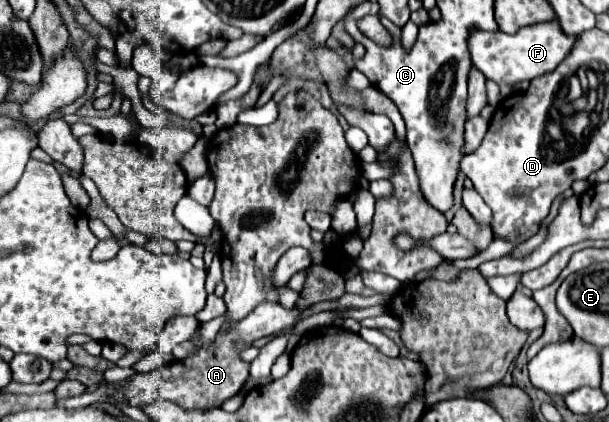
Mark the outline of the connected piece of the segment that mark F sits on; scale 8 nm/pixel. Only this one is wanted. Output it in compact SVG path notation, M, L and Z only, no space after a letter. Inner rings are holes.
M558 19L548 23L536 23L532 27L522 27L514 35L502 31L480 31L476 29L468 37L468 49L472 55L472 63L486 75L500 85L502 95L510 93L510 85L518 81L532 81L536 77L552 73L558 63L572 51L576 43L576 35L568 35L562 31Z

